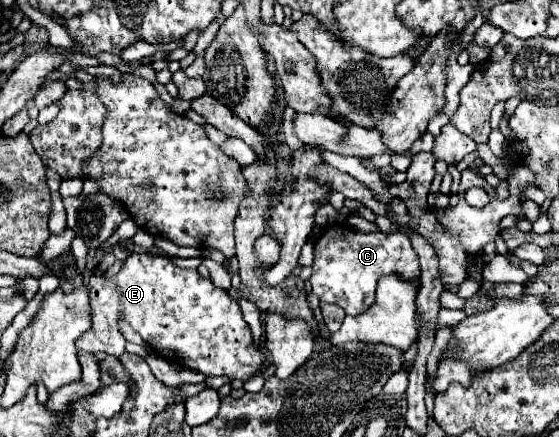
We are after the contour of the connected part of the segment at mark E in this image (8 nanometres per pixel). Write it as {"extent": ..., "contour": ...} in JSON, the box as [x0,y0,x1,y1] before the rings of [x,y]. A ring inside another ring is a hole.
{"extent":[76,253,264,379],"contour":[[[132,253],[124,267],[112,277],[98,277],[90,279],[90,313],[94,313],[94,323],[76,347],[90,353],[108,353],[120,357],[124,353],[126,337],[118,329],[118,321],[126,321],[136,333],[142,335],[144,343],[148,343],[160,357],[170,363],[178,363],[182,367],[200,371],[208,377],[214,375],[228,375],[230,379],[248,379],[254,371],[258,371],[264,363],[264,353],[254,349],[254,341],[250,335],[248,323],[242,319],[242,311],[234,299],[224,289],[212,285],[210,279],[202,277],[196,269],[182,269],[172,263],[166,255],[152,255],[152,253]]]}

